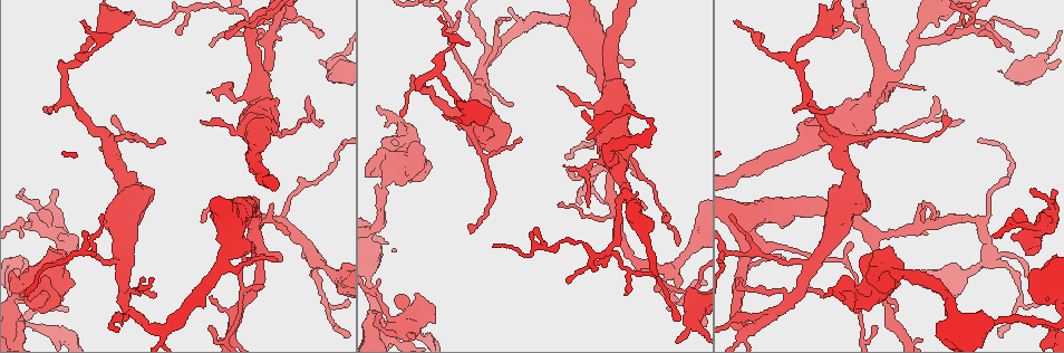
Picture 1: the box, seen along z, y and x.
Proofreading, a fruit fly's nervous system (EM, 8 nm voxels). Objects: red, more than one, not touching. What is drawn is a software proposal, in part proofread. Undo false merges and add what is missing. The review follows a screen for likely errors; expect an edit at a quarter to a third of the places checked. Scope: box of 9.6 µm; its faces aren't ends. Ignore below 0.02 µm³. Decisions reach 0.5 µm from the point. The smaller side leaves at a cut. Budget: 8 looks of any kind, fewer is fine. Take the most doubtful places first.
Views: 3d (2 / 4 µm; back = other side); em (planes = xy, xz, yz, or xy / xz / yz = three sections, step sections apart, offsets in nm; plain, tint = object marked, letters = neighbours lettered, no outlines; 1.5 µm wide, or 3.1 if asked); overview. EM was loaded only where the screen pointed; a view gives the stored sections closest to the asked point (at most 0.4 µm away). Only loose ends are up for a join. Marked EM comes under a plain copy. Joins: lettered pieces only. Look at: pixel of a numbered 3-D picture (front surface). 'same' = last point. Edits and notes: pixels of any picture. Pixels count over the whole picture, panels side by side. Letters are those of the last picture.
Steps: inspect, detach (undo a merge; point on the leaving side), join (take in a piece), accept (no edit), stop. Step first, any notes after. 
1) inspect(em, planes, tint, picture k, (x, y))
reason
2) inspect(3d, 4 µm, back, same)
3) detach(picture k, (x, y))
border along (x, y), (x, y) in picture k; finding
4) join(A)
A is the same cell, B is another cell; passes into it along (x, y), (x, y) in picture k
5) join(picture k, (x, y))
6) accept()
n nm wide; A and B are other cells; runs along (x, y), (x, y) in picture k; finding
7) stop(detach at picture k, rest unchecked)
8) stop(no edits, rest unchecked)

inspect(3d, 2 µm, picture 1, (1036, 246))
stops while still wide

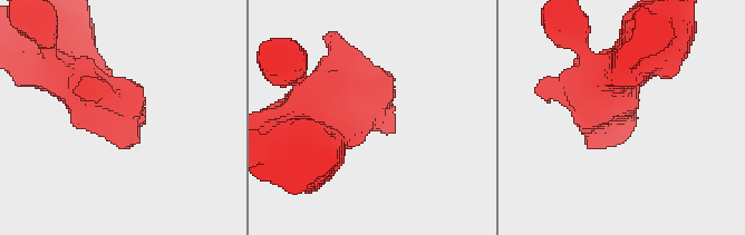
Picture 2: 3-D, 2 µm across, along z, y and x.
inspect(em, planes, letters, picture 2, (393, 129))

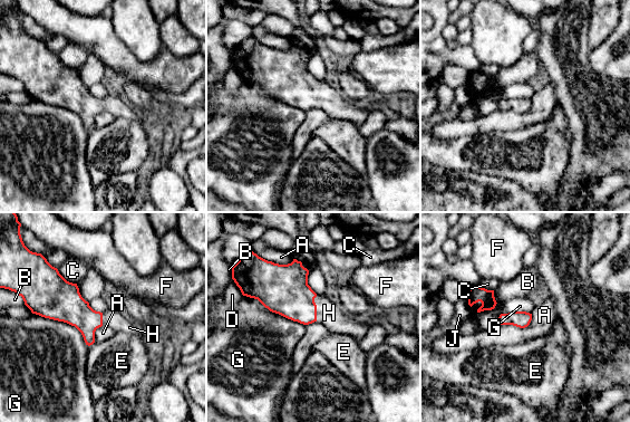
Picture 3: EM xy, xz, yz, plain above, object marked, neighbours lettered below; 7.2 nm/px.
join(H)
G touches over 480 nm; H is the same cell, A, B, C, D, E, F, G and J are other cells; it goes on there

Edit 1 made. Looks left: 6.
inspect(em, yz, step 8, letters, picture 1, (21, 294))
branch stops here

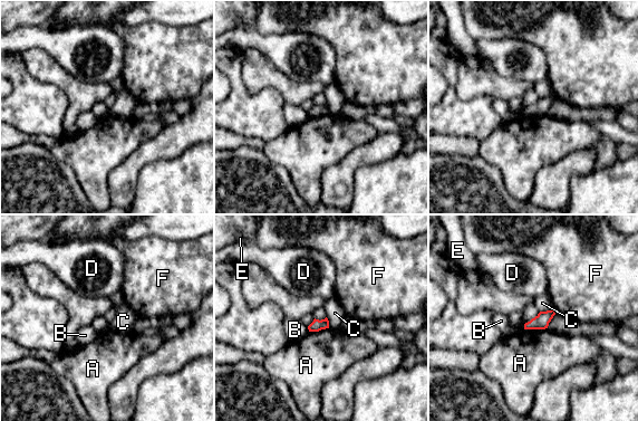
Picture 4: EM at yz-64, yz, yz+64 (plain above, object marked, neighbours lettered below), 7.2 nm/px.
accept()
A, B, C, D, E and F are other cells; border along (553, 307), (540, 312) in picture 4; none of them fits

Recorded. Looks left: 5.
inspect(3d, 4 µm, picture 1, (1033, 189))
thin end

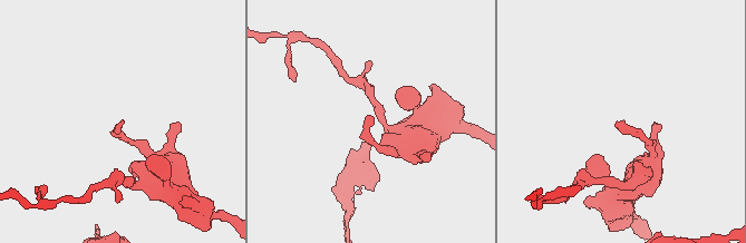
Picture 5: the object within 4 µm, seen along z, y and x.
inspect(em, yz, step 8, letters, picture 5, (122, 119))
now the EM

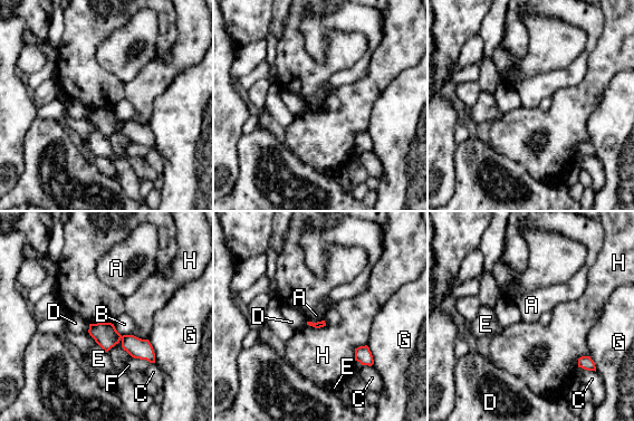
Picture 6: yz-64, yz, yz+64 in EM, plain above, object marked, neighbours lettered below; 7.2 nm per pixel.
accept()
A, B, C, D, E, F, G and H are other cells; no lettered piece goes on from it

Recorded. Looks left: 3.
stop(join at picture 3, rest unchecked)

